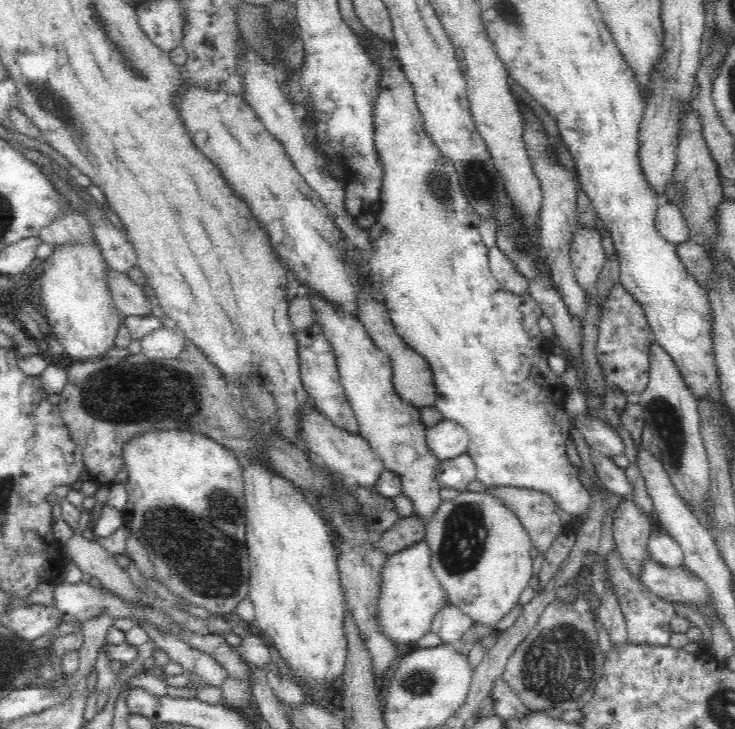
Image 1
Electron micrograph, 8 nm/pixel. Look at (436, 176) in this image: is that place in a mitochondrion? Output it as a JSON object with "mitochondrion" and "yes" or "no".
{"mitochondrion":"yes"}

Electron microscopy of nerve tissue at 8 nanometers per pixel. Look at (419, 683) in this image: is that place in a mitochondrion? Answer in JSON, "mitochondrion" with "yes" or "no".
{"mitochondrion":"yes"}

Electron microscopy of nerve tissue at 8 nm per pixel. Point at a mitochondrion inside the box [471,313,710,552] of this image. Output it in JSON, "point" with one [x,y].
{"point":[668,424]}

